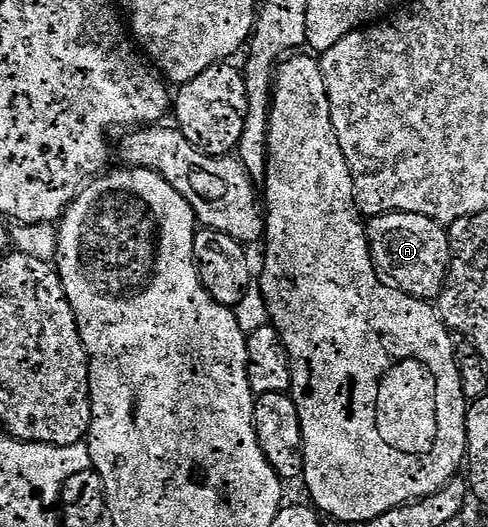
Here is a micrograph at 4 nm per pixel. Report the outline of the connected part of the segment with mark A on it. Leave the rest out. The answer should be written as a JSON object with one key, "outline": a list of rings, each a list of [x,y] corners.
{"outline":[[[388,212],[373,219],[374,228],[366,224],[366,236],[370,239],[374,271],[391,288],[399,288],[405,296],[415,296],[427,302],[437,301],[446,284],[446,273],[450,266],[450,237],[447,229],[437,220],[407,212]]]}

